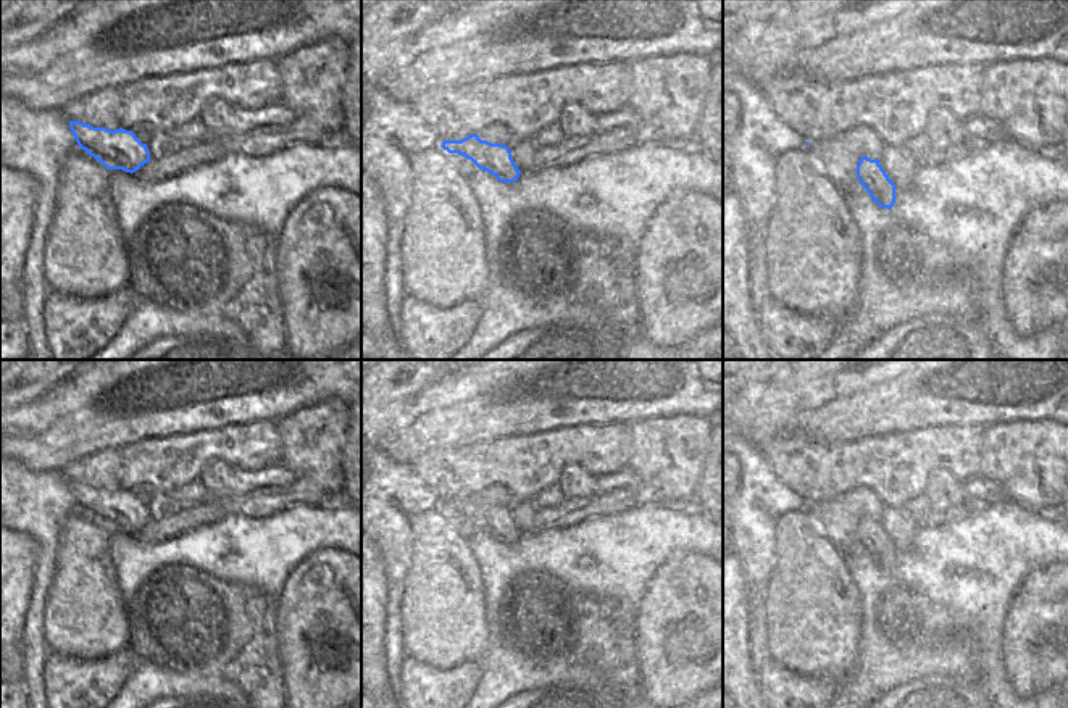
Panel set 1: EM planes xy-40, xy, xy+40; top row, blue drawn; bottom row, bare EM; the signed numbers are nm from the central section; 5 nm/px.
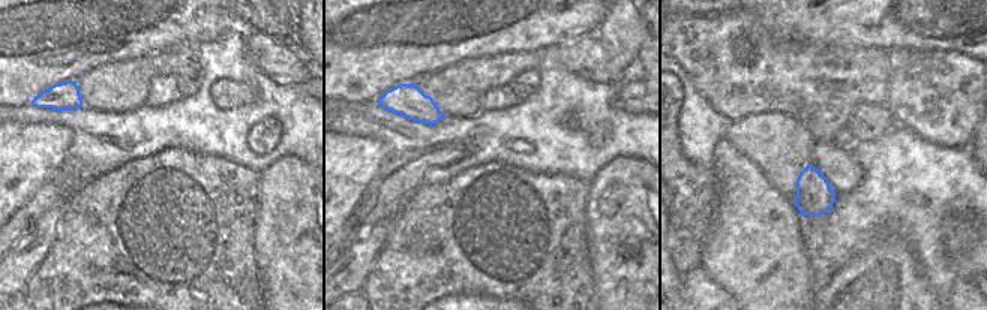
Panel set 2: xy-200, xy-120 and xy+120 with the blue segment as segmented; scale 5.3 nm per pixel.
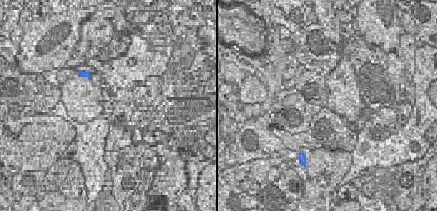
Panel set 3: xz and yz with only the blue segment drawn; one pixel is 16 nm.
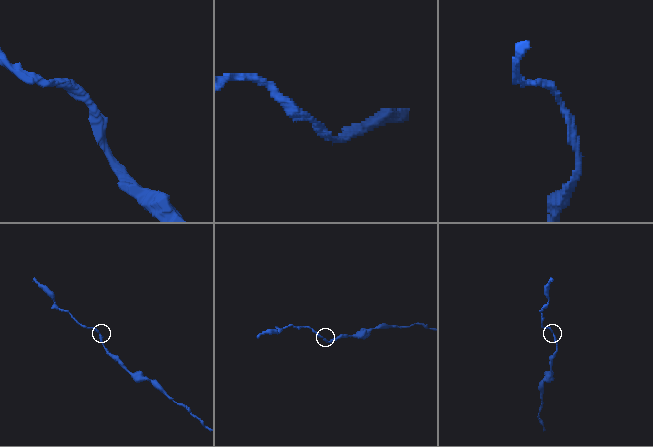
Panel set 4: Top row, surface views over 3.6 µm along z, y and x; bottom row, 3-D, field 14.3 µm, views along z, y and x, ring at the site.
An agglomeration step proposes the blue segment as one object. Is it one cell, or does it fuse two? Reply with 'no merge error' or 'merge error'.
no merge error

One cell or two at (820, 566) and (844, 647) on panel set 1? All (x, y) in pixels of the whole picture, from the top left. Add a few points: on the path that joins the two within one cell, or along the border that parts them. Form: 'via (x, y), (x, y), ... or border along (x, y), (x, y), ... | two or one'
via (820, 586), (820, 623), (825, 628) | one

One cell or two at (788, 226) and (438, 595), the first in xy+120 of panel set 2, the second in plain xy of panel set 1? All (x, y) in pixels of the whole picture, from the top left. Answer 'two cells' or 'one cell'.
one cell

